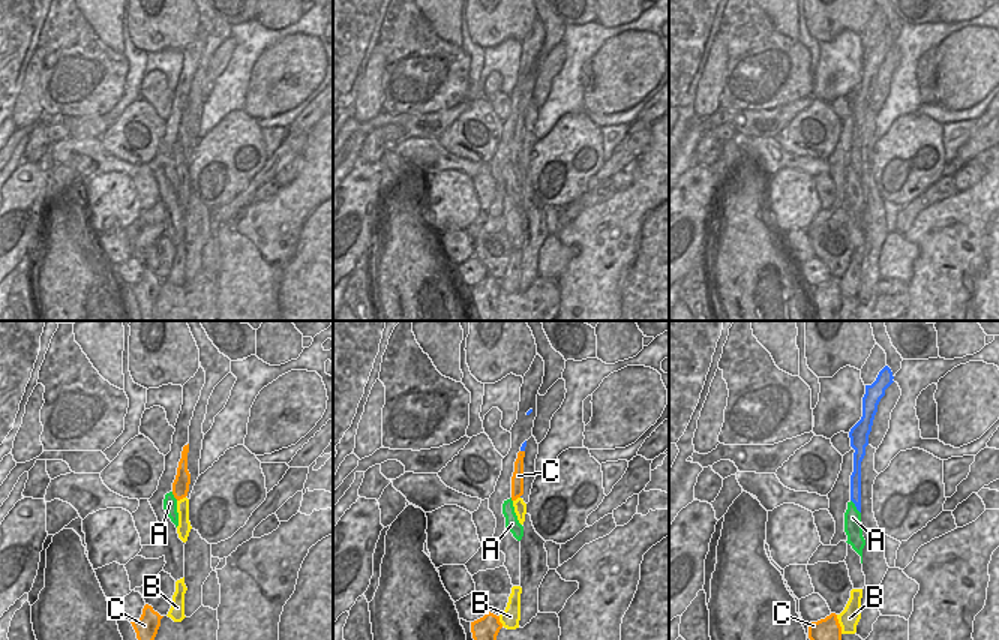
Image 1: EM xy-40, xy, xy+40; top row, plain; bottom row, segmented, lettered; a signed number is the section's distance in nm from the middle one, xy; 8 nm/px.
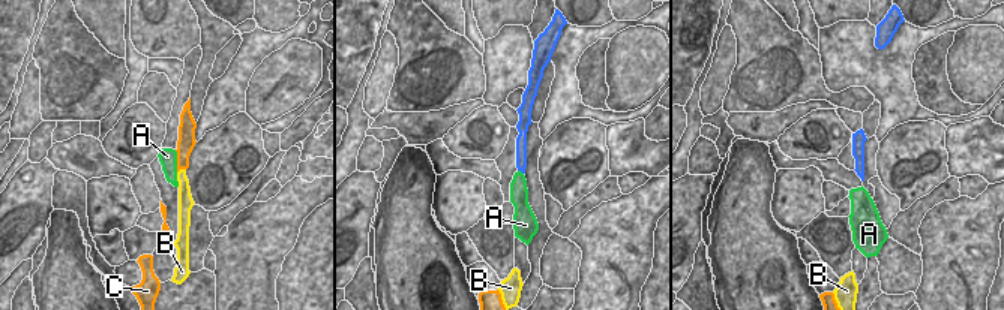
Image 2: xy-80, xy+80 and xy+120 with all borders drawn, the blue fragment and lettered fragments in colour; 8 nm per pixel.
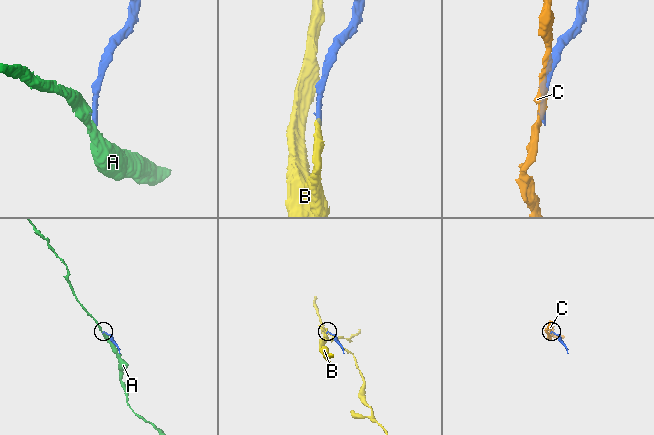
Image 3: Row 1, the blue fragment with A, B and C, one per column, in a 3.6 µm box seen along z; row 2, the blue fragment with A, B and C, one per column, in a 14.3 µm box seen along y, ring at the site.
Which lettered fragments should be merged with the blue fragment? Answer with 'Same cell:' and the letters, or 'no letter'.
Same cell: no letter

